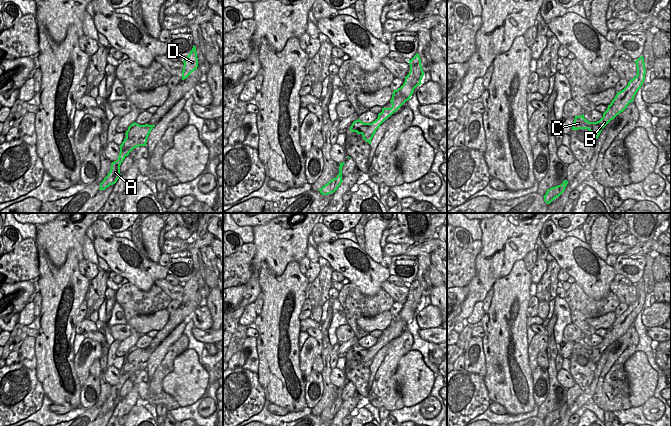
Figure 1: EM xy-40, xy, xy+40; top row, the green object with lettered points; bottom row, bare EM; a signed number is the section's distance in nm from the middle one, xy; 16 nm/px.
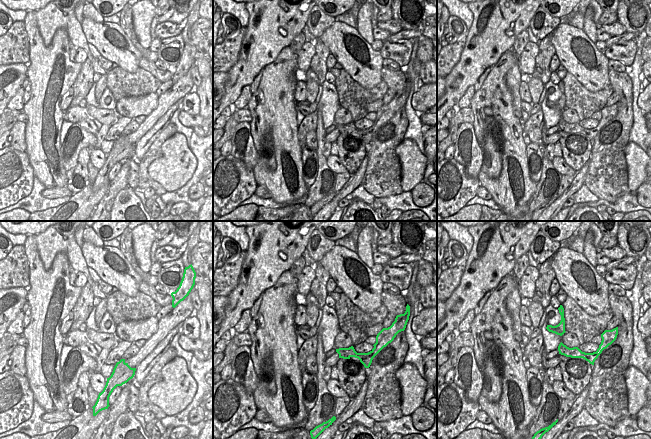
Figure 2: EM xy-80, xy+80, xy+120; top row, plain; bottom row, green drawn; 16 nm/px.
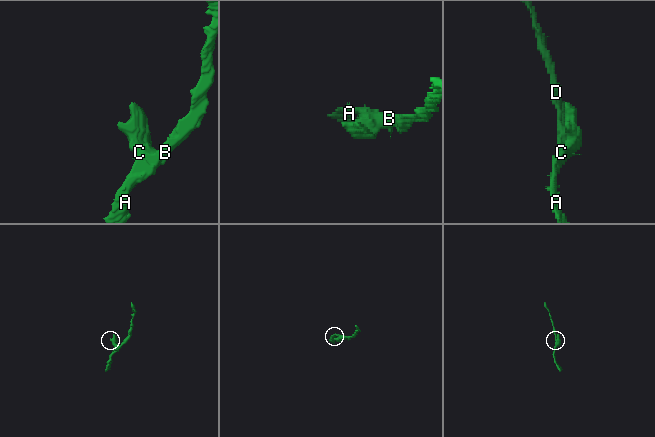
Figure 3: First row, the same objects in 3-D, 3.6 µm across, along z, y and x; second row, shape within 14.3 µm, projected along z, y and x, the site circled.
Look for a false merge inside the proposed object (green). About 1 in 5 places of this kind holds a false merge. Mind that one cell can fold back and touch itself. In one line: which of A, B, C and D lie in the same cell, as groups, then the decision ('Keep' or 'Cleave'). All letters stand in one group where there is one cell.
Groups: A B D / C. Cleave

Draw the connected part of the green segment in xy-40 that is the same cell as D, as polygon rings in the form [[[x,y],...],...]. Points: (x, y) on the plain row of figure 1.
[[[193,269],[189,279],[183,284],[182,304],[186,303],[198,291],[196,271]]]

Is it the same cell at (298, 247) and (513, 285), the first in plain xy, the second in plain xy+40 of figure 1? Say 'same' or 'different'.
different

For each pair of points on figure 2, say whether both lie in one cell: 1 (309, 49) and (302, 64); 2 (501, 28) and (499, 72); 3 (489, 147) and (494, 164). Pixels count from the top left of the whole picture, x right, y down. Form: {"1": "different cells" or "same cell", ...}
{"1": "same cell", "2": "different cells", "3": "same cell"}

